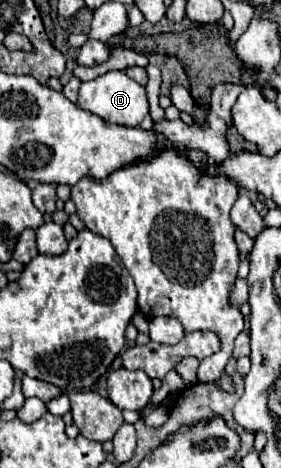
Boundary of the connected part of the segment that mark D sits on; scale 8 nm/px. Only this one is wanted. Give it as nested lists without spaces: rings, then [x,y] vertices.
[[[107,71],[105,75],[99,75],[93,81],[81,83],[77,105],[83,111],[89,111],[89,113],[101,117],[107,123],[117,123],[117,125],[125,125],[125,127],[139,127],[143,117],[149,113],[145,87],[135,83],[123,71]]]

